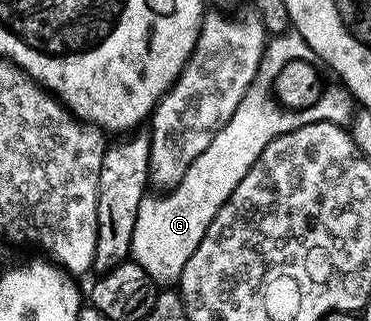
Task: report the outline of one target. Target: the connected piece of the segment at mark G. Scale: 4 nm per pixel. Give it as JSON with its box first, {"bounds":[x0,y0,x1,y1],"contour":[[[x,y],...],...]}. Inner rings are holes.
{"bounds":[131,30,355,286],"contour":[[[296,30],[276,33],[275,38],[266,43],[257,77],[251,82],[247,94],[243,94],[243,102],[239,102],[231,122],[227,122],[227,126],[215,134],[211,146],[207,146],[207,150],[203,150],[203,154],[199,154],[199,158],[187,166],[187,174],[183,174],[172,190],[164,194],[147,194],[143,198],[135,218],[135,234],[131,238],[131,259],[143,266],[143,270],[147,270],[158,286],[173,286],[180,281],[183,266],[187,266],[191,254],[195,254],[199,242],[203,242],[207,226],[211,226],[215,214],[227,202],[235,186],[243,182],[259,154],[263,154],[265,147],[276,136],[315,122],[345,126],[352,121],[355,101],[344,86],[326,87],[320,98],[306,108],[290,110],[277,103],[273,95],[273,83],[279,70],[283,70],[283,66],[292,60],[313,59],[313,52]]]}

